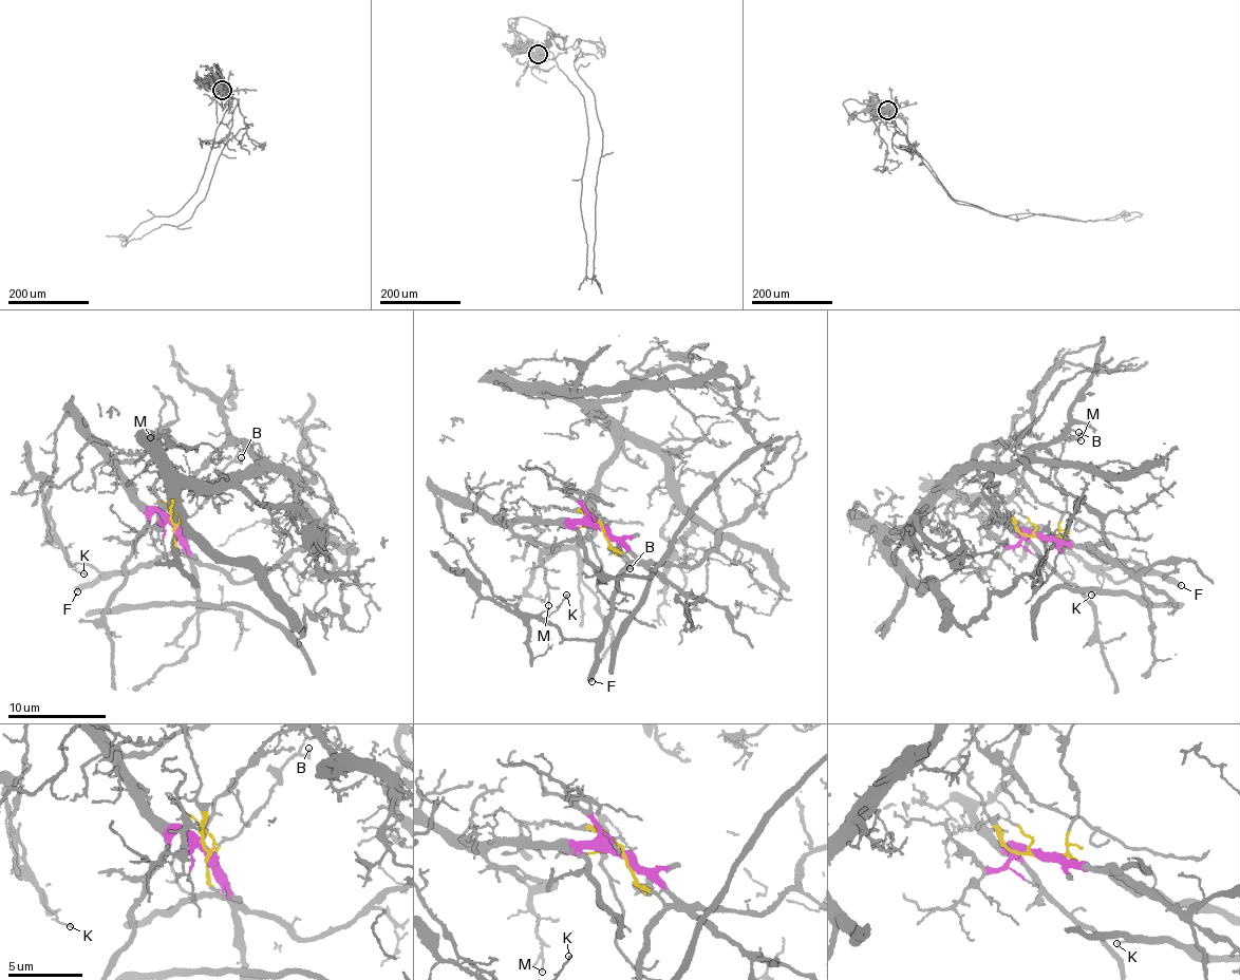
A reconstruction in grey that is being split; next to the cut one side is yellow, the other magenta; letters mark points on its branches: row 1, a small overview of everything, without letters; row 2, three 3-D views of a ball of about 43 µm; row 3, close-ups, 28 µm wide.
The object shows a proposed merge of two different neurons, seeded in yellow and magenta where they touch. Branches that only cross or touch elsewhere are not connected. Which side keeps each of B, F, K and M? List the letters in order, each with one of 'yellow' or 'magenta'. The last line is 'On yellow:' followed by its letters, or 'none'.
B: yellow
F: yellow
K: yellow
M: magenta
On yellow: B, F, K

